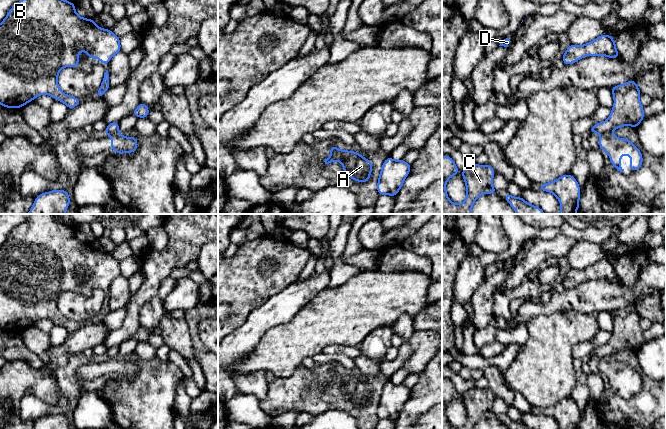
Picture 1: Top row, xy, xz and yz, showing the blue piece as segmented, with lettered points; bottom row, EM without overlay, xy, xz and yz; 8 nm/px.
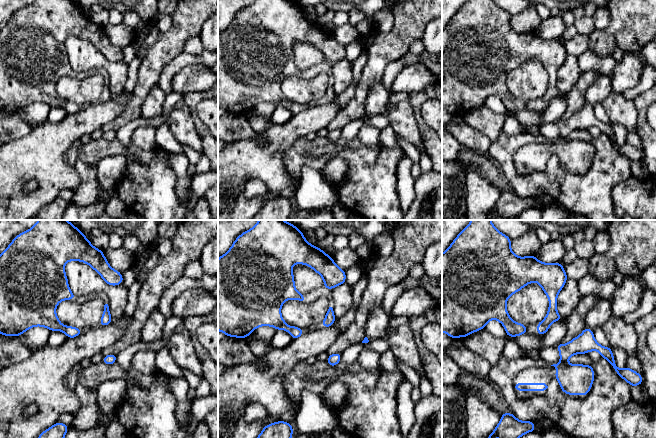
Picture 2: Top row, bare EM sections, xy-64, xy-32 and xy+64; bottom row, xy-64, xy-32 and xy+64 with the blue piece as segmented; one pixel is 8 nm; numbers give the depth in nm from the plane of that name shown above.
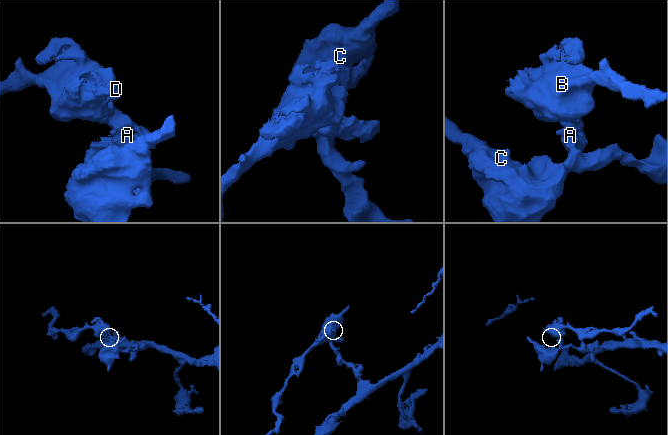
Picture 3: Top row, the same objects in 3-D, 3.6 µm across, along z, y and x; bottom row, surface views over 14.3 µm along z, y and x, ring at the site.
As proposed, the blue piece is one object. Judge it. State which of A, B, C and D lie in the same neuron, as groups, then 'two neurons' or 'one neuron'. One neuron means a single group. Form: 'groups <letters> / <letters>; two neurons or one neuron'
groups A C / B D; two neurons

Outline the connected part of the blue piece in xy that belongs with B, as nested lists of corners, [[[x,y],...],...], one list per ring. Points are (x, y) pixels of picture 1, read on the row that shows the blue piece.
[[[21,0],[11,7],[4,20],[0,23],[0,104],[5,108],[21,108],[25,104],[33,101],[39,95],[50,95],[56,100],[63,102],[68,108],[73,109],[81,100],[76,97],[64,94],[58,86],[58,75],[64,67],[77,68],[79,64],[78,54],[86,51],[88,58],[99,59],[106,67],[109,60],[121,51],[120,38],[113,34],[111,29],[102,29],[96,25],[95,20],[82,18],[75,11],[74,2],[66,0]]]

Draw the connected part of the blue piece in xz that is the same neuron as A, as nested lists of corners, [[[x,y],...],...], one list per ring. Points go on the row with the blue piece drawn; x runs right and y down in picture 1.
[[[331,149],[330,157],[325,159],[325,164],[329,164],[332,161],[338,161],[343,164],[343,172],[348,174],[348,177],[361,183],[366,183],[370,179],[370,175],[373,169],[373,165],[369,159],[363,158],[360,153],[354,151],[347,151],[341,149]]]

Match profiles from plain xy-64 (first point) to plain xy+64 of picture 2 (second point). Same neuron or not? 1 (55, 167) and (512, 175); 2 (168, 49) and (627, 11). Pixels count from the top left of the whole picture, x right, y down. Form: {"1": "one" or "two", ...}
{"1": "two", "2": "one"}

